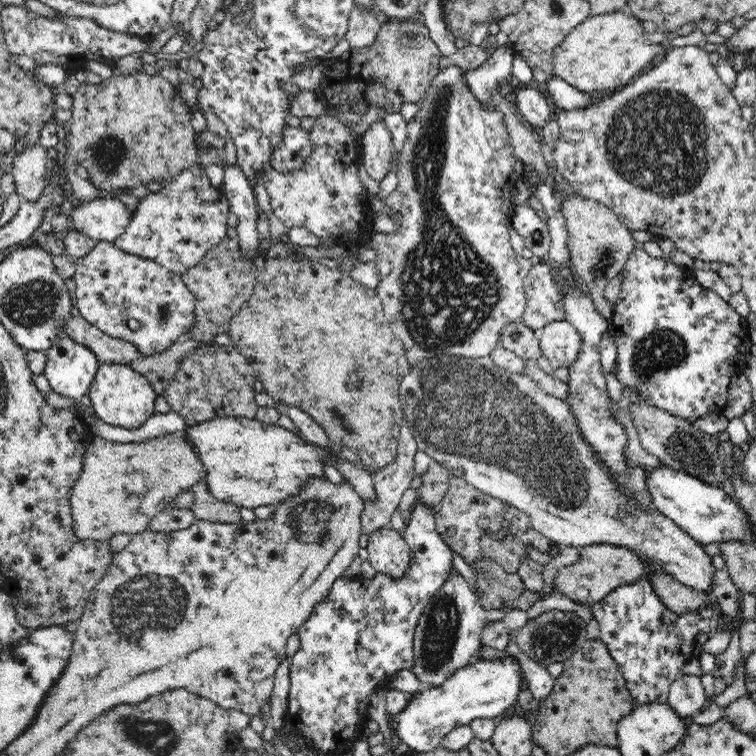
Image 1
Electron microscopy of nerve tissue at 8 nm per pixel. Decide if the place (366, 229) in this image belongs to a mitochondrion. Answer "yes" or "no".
no

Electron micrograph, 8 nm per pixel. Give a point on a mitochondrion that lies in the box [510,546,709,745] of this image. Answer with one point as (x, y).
(555, 637)

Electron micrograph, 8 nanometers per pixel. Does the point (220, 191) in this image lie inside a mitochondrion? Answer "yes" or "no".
no

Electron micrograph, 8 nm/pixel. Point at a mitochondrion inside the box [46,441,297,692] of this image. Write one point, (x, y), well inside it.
(146, 606)

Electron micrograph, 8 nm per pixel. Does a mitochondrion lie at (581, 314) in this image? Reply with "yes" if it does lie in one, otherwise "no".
no

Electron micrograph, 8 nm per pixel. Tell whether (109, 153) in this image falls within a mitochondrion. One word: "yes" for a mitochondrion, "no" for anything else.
yes

